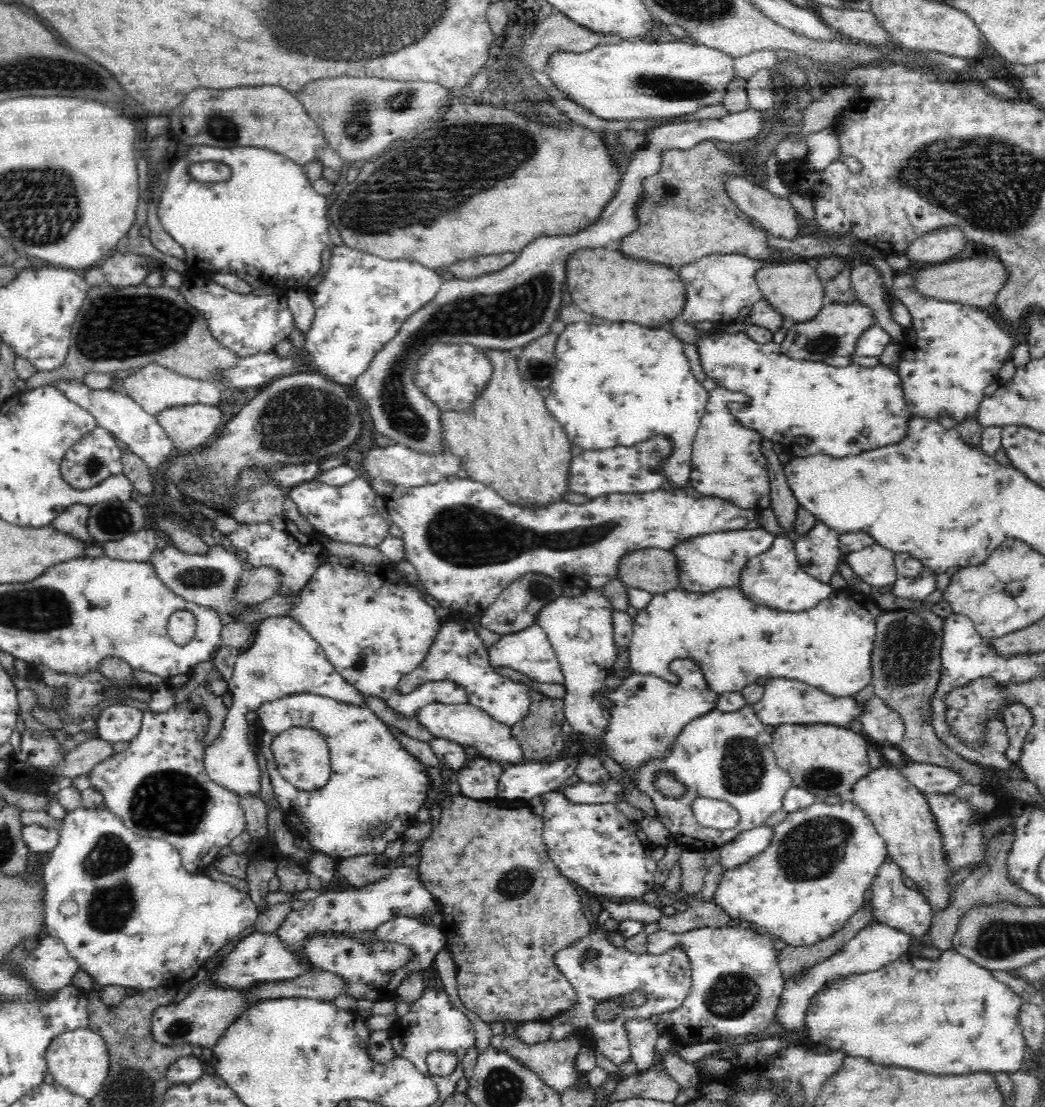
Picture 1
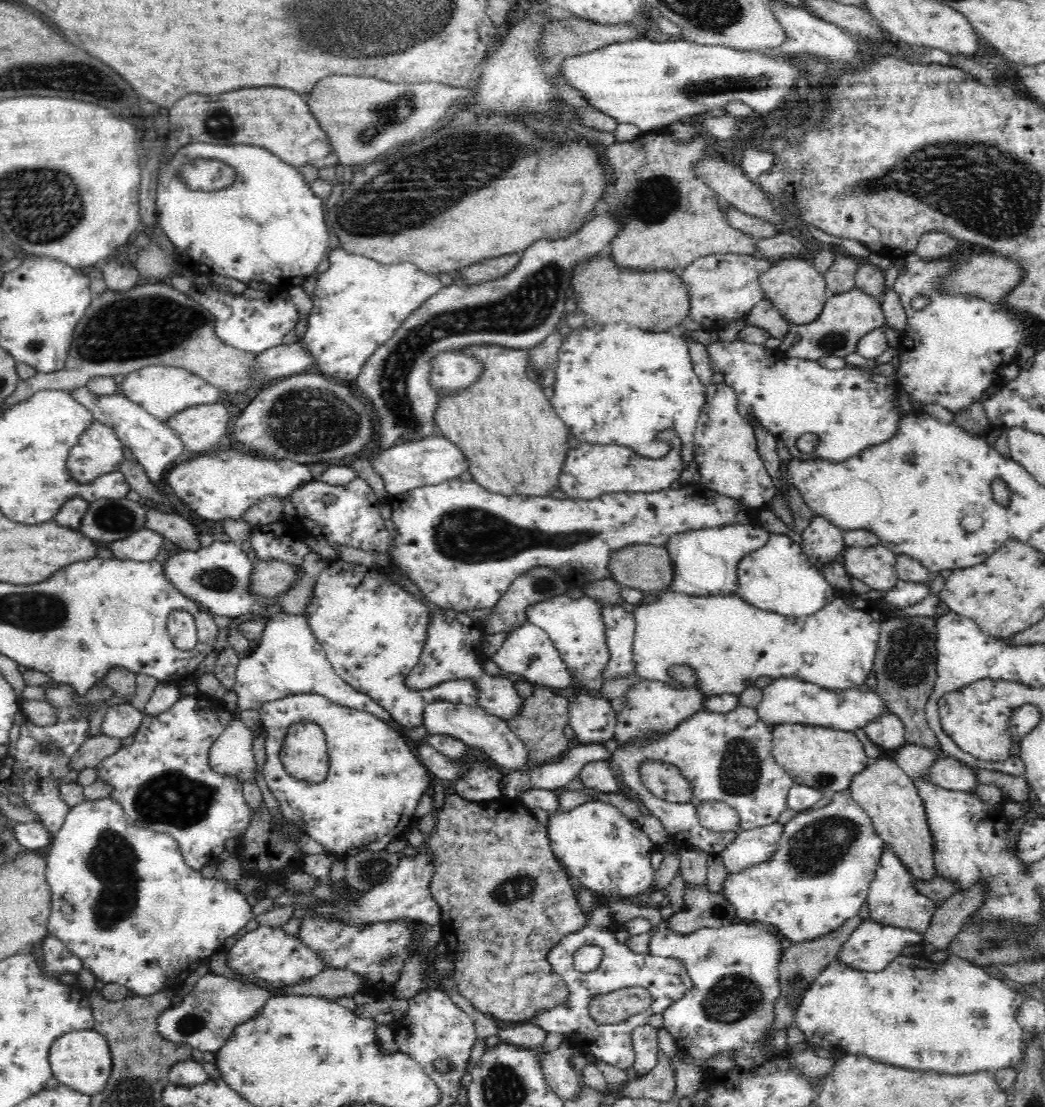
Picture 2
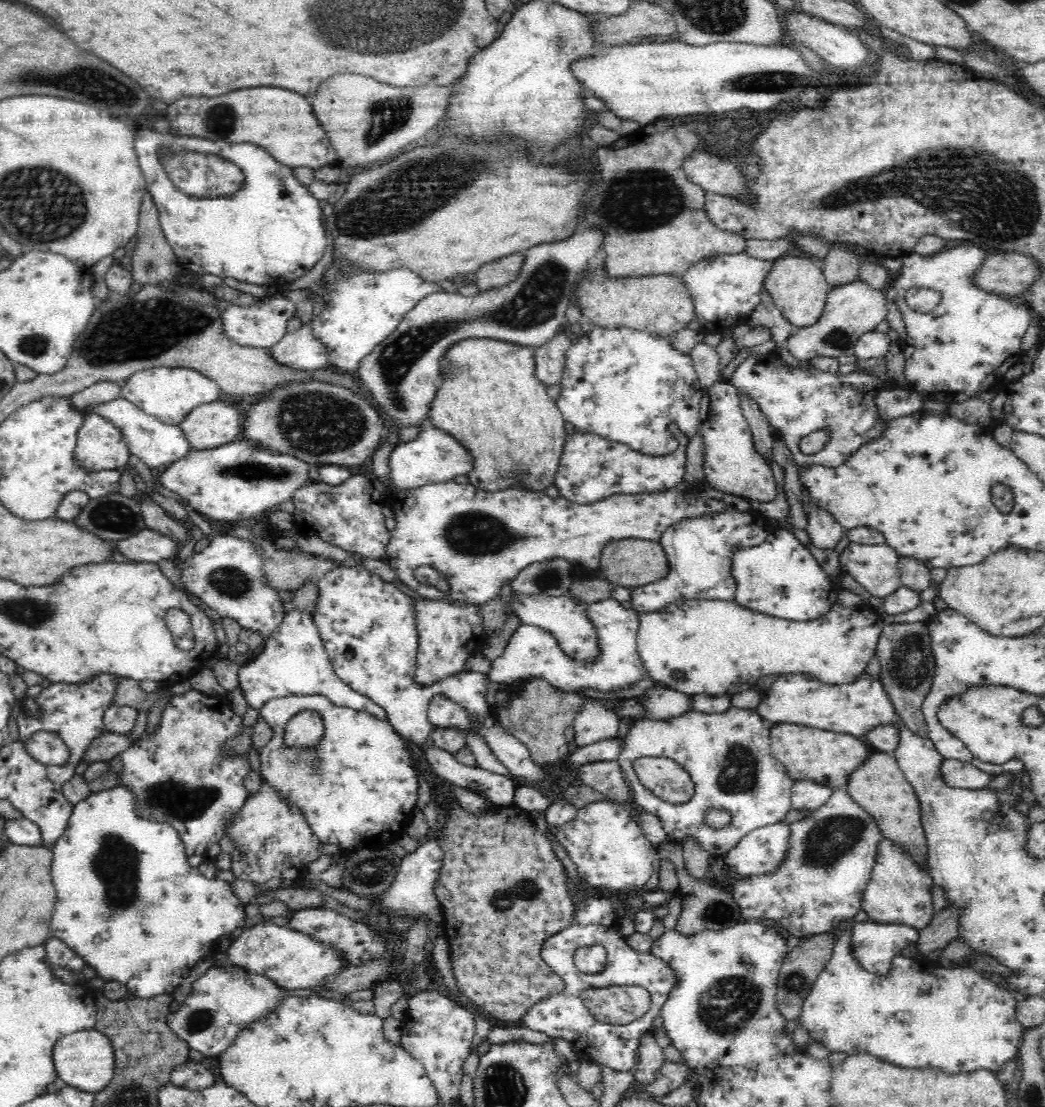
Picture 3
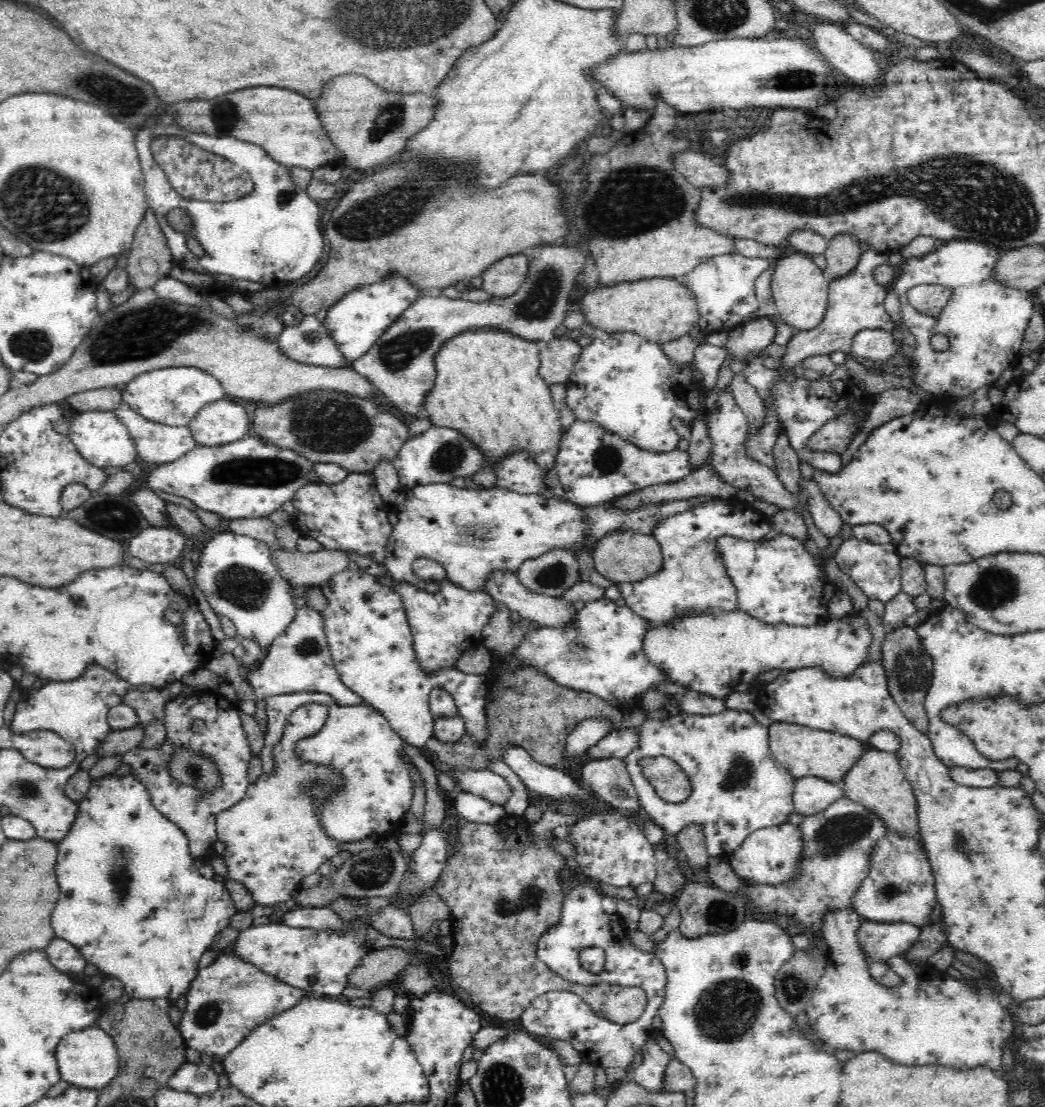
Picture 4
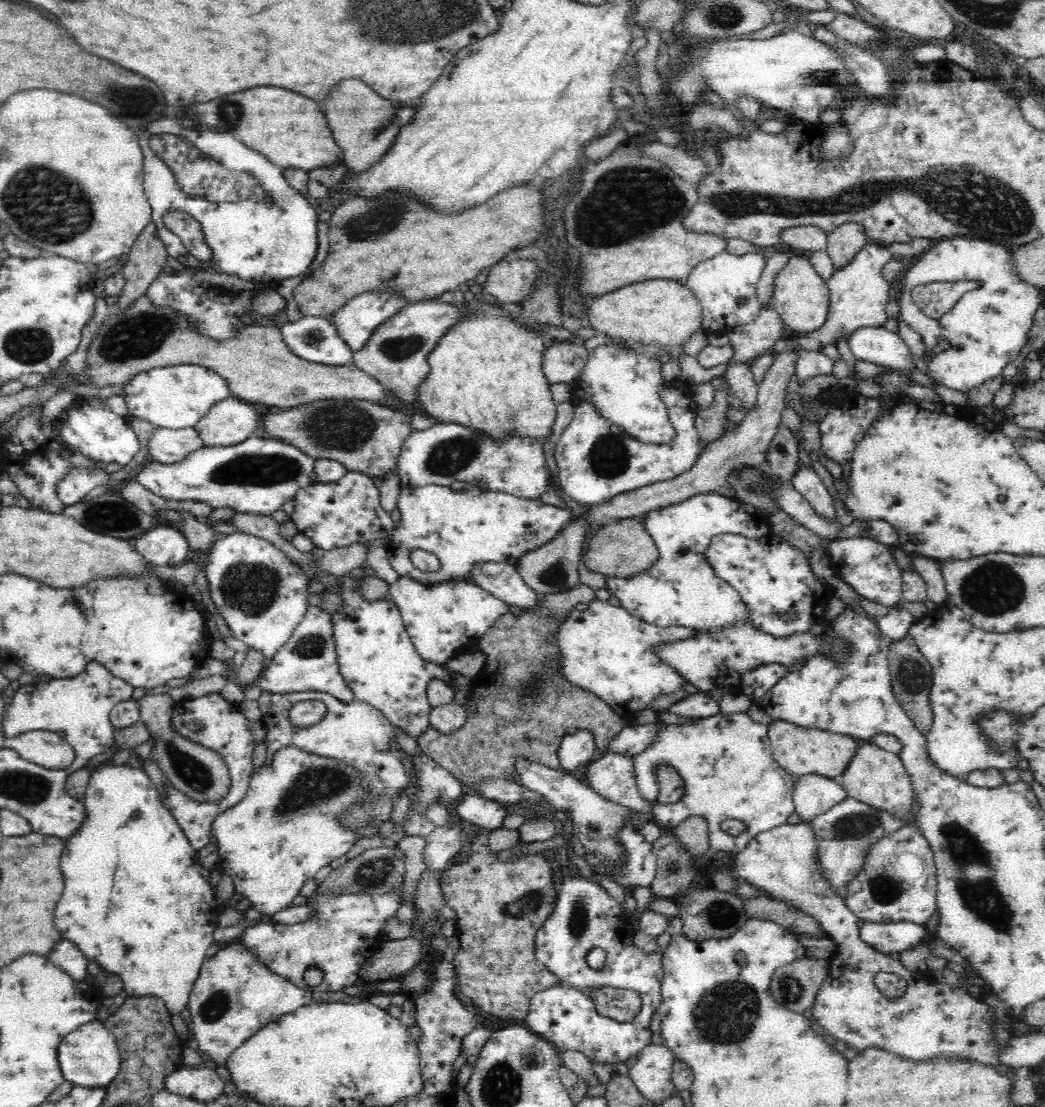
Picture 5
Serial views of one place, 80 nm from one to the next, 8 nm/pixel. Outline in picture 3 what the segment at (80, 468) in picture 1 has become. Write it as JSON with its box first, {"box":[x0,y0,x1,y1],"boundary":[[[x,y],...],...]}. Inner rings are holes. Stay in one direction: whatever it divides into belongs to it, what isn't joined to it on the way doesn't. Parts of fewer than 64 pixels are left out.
{"box":[74,411,130,472],"boundary":[[[92,411],[85,416],[78,429],[74,450],[77,466],[87,472],[122,470],[130,458],[128,443],[122,431],[110,420]]]}

